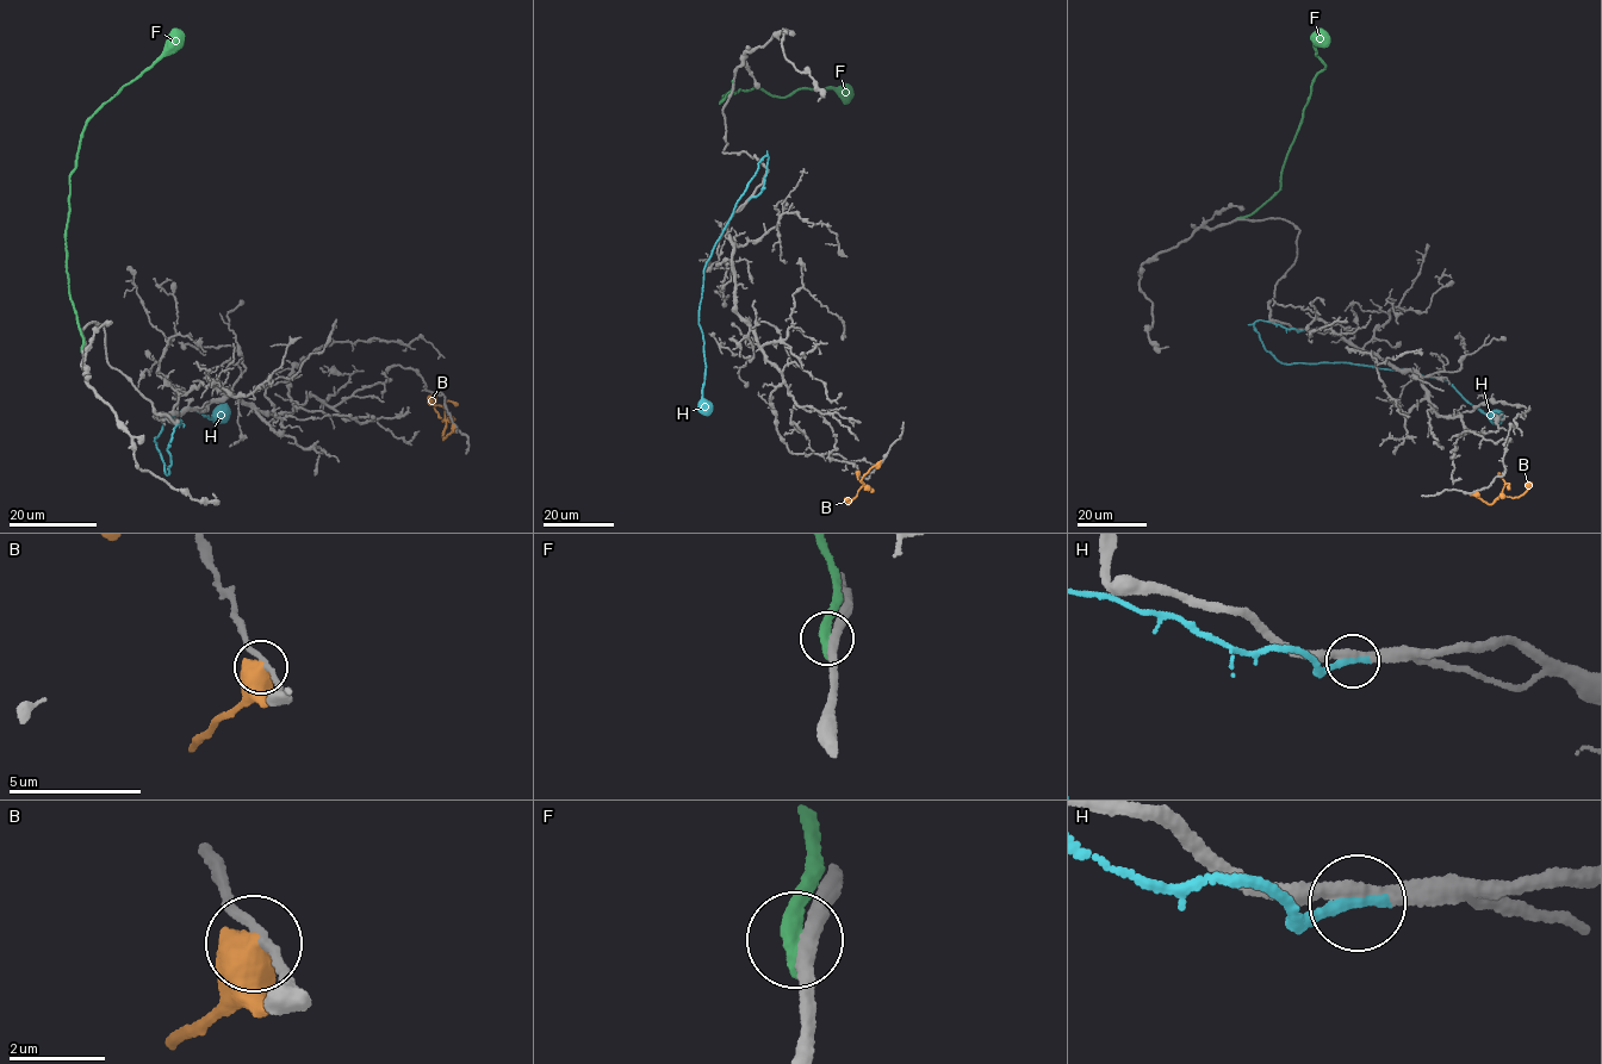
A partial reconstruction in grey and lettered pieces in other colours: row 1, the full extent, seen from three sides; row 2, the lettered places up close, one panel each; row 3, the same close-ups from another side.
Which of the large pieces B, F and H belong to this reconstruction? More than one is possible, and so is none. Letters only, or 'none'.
H

